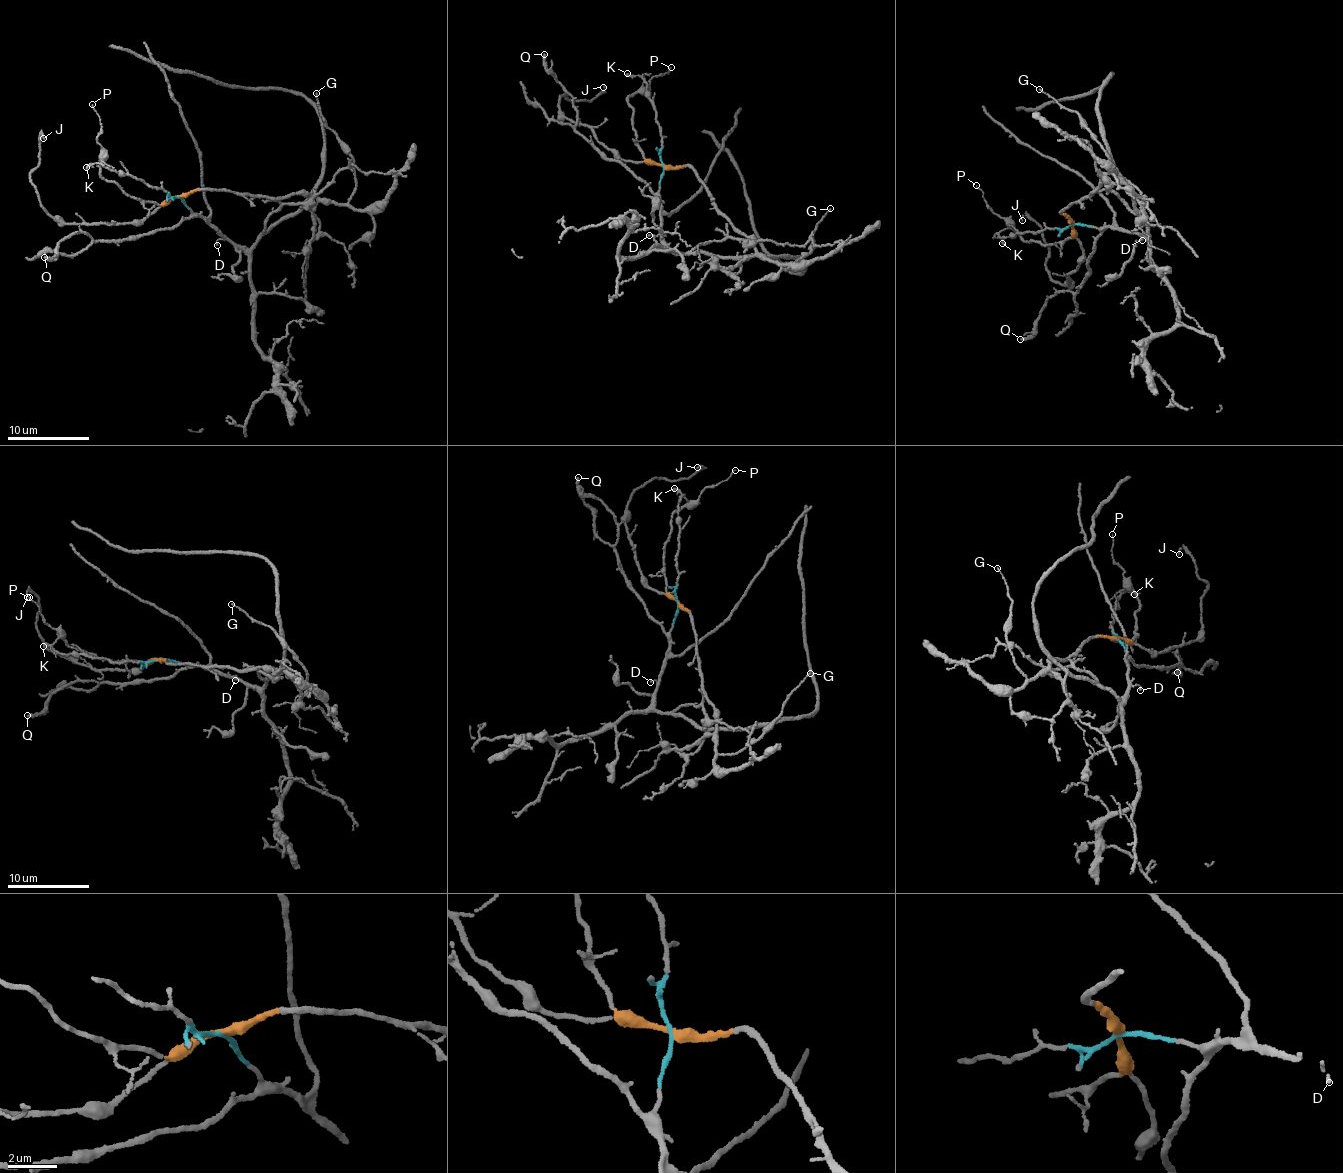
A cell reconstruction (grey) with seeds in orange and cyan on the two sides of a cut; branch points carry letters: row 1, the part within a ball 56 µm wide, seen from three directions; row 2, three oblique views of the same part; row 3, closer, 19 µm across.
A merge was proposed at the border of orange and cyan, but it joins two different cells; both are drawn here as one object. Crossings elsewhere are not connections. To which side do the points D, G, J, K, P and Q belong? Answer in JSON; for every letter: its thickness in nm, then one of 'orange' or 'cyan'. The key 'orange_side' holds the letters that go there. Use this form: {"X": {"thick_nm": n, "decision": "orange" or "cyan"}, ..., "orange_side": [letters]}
{"D": {"thick_nm": 100, "decision": "cyan"}, "G": {"thick_nm": 80, "decision": "orange"}, "J": {"thick_nm": 120, "decision": "orange"}, "K": {"thick_nm": 180, "decision": "cyan"}, "P": {"thick_nm": 80, "decision": "orange"}, "Q": {"thick_nm": 260, "decision": "cyan"}, "orange_side": ["G", "J", "P"]}

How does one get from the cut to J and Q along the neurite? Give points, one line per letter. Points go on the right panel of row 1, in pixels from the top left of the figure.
J: (1073, 223), (1084, 249), (1067, 287), (1050, 276), (1041, 228), (1026, 216), (1023, 221)
Q: (1073, 223), (1094, 226), (1100, 232), (1088, 266), (1076, 291), (1056, 293), (1048, 297), (1032, 333), (1020, 339)

